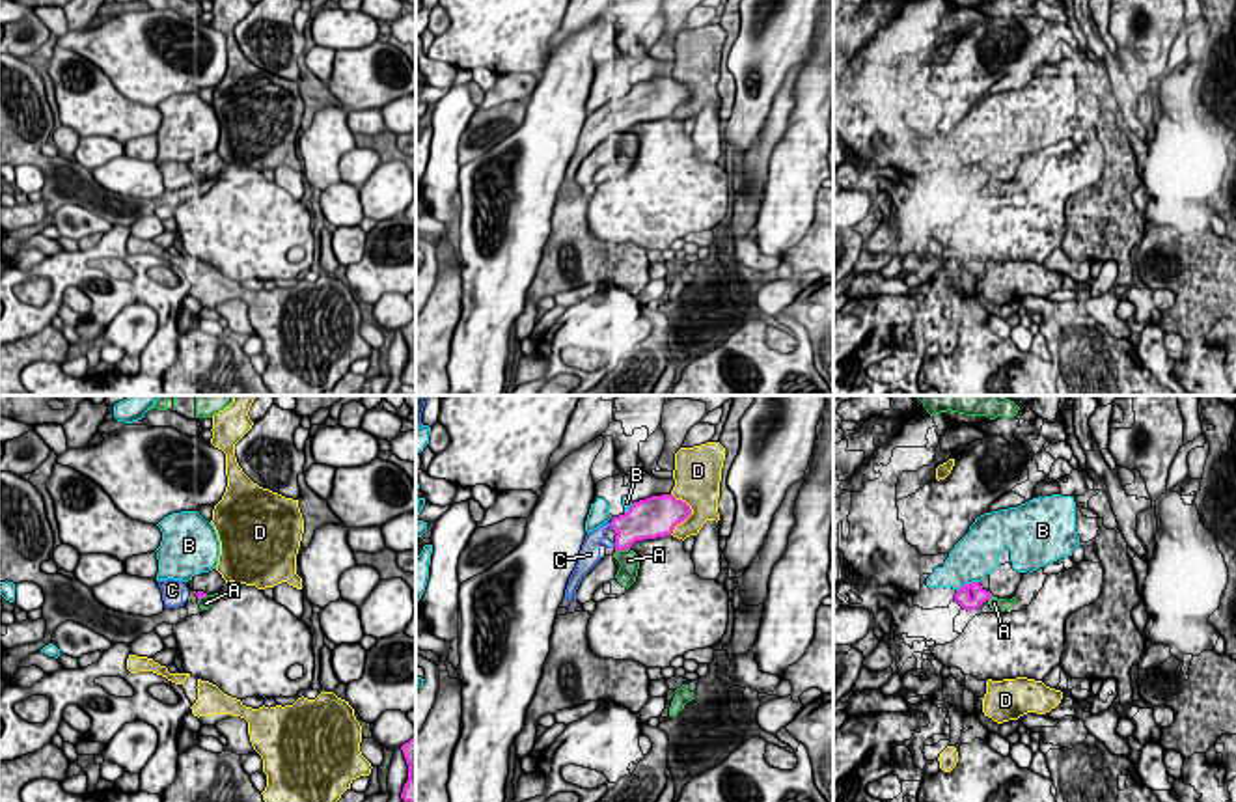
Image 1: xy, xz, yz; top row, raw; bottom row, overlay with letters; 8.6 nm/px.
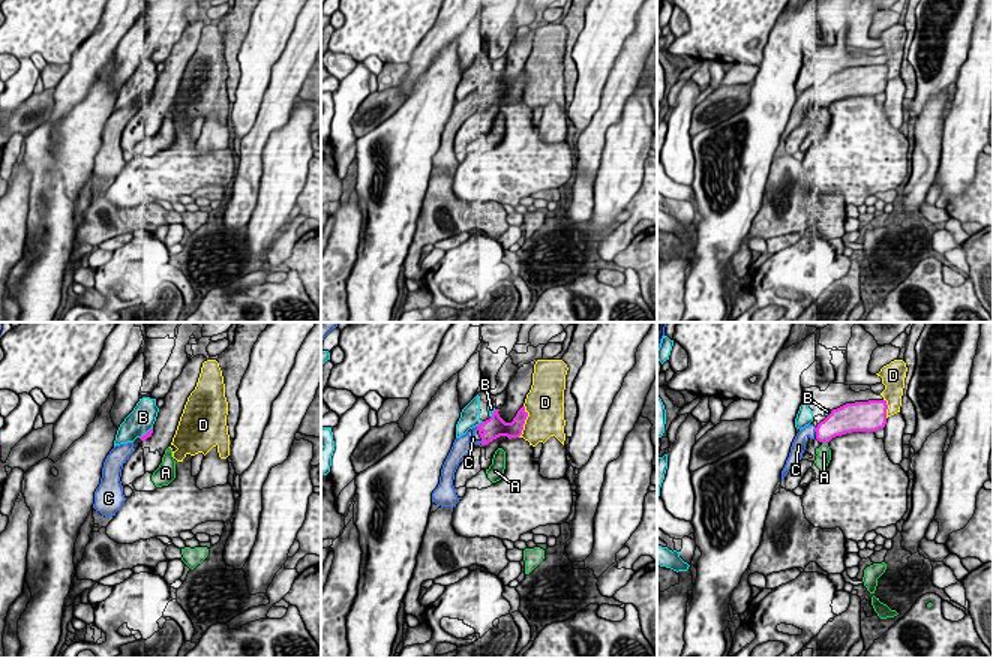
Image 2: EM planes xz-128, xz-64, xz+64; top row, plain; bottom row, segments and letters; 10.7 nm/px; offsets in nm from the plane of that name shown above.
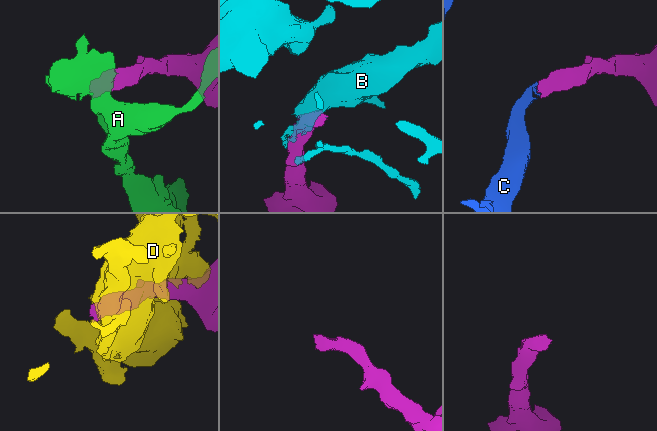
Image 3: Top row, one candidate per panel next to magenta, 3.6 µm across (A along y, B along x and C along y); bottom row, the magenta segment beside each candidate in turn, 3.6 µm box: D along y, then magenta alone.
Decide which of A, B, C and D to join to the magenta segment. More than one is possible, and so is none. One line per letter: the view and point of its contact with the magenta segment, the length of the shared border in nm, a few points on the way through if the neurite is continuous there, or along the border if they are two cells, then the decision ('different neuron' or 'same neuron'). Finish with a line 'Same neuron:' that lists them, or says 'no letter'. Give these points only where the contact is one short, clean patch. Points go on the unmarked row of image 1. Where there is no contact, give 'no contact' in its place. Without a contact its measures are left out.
A: xz (621, 131) | 140 nm | different neuron
B: yz (966, 166) | 220 nm | different neuron
C: xz (612, 109) | 70 nm | same neuron
D: xz (690, 96) | 360 nm | different neuron
Same neuron: C

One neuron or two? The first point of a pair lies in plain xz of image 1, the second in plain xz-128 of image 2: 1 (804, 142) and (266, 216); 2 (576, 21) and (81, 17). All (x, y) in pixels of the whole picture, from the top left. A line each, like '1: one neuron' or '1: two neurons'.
1: one neuron
2: two neurons

